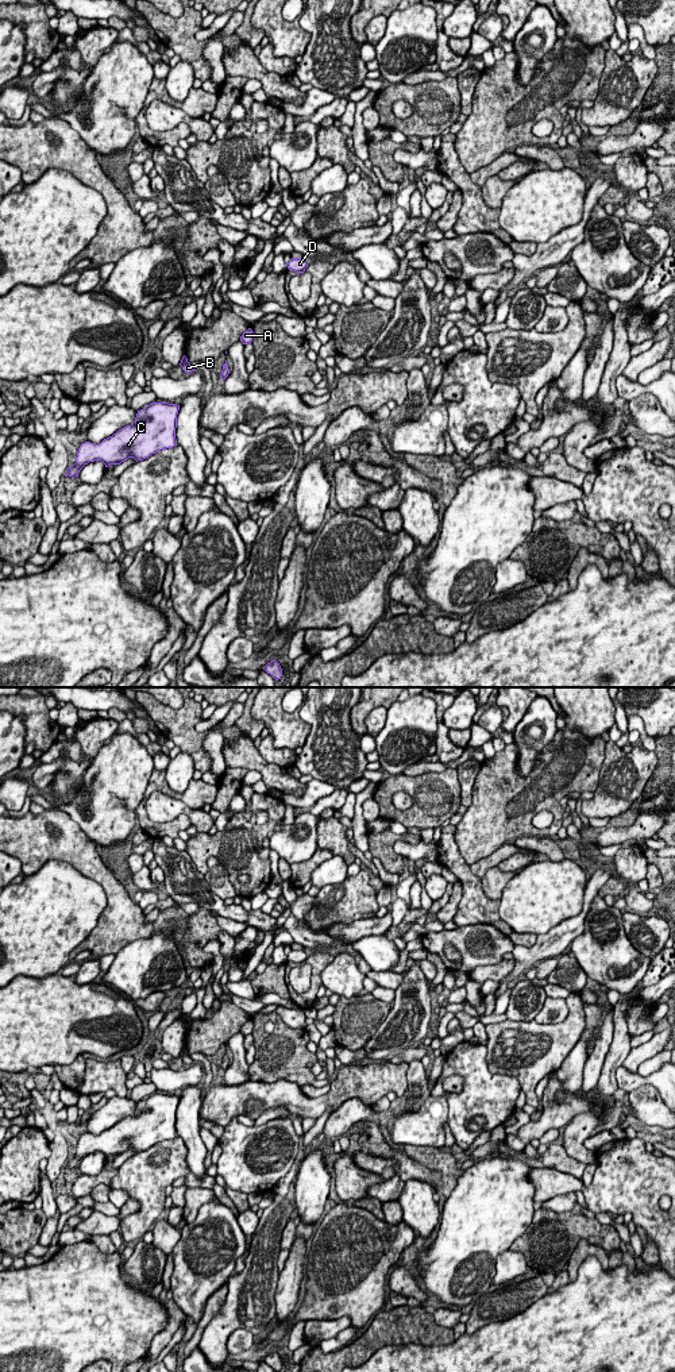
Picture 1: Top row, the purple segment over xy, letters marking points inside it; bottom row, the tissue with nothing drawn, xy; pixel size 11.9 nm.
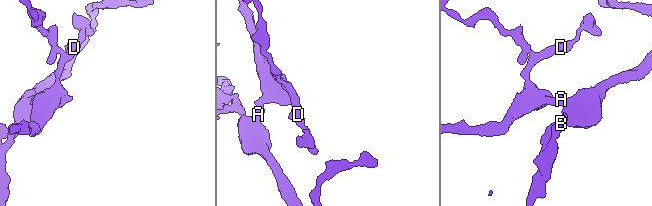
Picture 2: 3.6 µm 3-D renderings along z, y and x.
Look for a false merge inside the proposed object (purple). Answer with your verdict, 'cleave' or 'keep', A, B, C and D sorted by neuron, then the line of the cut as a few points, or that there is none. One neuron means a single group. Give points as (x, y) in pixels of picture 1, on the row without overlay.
keep; A B C D; no cut

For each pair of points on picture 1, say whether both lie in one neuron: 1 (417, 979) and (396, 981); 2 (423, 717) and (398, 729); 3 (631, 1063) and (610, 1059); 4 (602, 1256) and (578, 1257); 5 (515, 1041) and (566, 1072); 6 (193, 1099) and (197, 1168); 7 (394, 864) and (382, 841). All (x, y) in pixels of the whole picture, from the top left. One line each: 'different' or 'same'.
1: different
2: same
3: different
4: same
5: different
6: same
7: same

